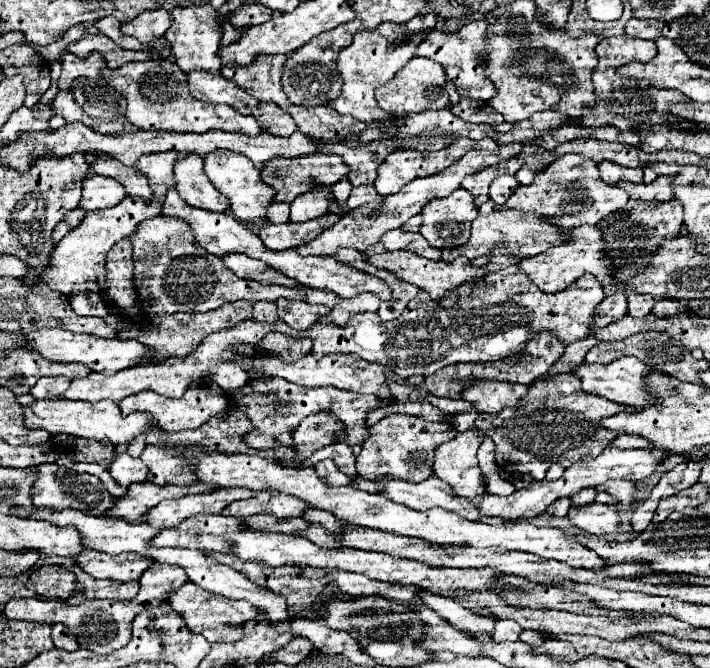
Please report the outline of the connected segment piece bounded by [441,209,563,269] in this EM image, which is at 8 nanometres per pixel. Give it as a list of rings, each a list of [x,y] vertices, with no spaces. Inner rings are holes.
[[[493,211],[489,215],[479,215],[473,225],[471,225],[471,237],[465,245],[455,247],[455,249],[443,249],[443,261],[453,261],[459,255],[465,255],[467,259],[475,259],[481,255],[491,255],[491,263],[495,265],[493,269],[507,267],[507,265],[517,265],[523,257],[539,255],[547,251],[553,245],[559,245],[563,241],[561,229],[557,225],[547,223],[543,217],[537,213],[519,213],[519,211]]]

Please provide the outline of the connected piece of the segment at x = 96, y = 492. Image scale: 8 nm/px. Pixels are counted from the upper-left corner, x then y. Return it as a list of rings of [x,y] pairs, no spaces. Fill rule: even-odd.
[[[43,463],[35,467],[27,467],[31,473],[39,473],[35,479],[35,489],[31,489],[31,499],[35,507],[49,507],[49,509],[79,509],[87,515],[103,515],[111,505],[113,497],[103,489],[101,481],[89,473],[77,473],[67,467],[59,467],[57,463]]]

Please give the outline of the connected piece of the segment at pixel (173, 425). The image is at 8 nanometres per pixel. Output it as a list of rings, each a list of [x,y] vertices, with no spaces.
[[[199,385],[199,387],[189,387],[181,399],[167,399],[151,391],[135,393],[119,403],[123,415],[133,413],[133,411],[147,411],[155,417],[161,429],[173,433],[173,431],[183,431],[183,429],[199,429],[207,419],[215,417],[215,413],[221,413],[227,407],[227,397],[225,391],[217,385]]]

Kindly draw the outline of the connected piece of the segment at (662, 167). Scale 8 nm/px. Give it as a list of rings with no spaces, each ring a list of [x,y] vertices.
[[[659,163],[659,165],[649,165],[657,175],[675,175],[675,173],[679,173],[679,169],[683,167],[683,165],[675,165],[675,163]]]

